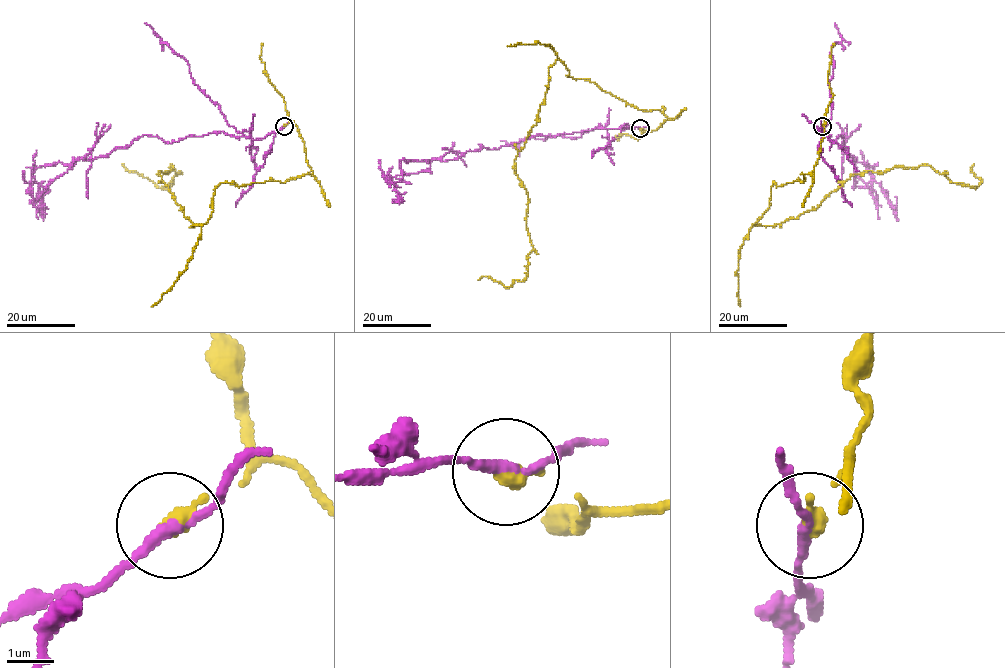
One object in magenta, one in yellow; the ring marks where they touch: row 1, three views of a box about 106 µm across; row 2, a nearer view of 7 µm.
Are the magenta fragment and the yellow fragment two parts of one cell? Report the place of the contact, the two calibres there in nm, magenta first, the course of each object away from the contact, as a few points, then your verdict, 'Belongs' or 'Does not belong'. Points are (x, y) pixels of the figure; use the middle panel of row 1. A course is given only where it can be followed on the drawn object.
Place: (640, 128). Thickness 200 nm (magenta) against 320 nm. Course of magenta: (640, 128), (536, 134), (448, 160), (401, 159), (400, 180), (393, 183), (387, 177), (398, 194), (392, 201). Course of yellow: (640, 128), (668, 119), (570, 77), (557, 59), (514, 161), (528, 196), (526, 277), (509, 287), (478, 280). Does not belong

